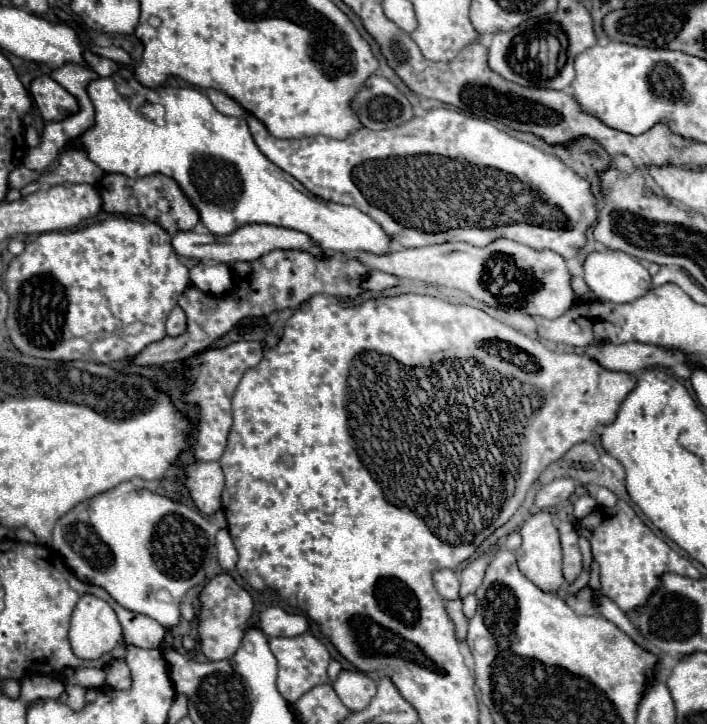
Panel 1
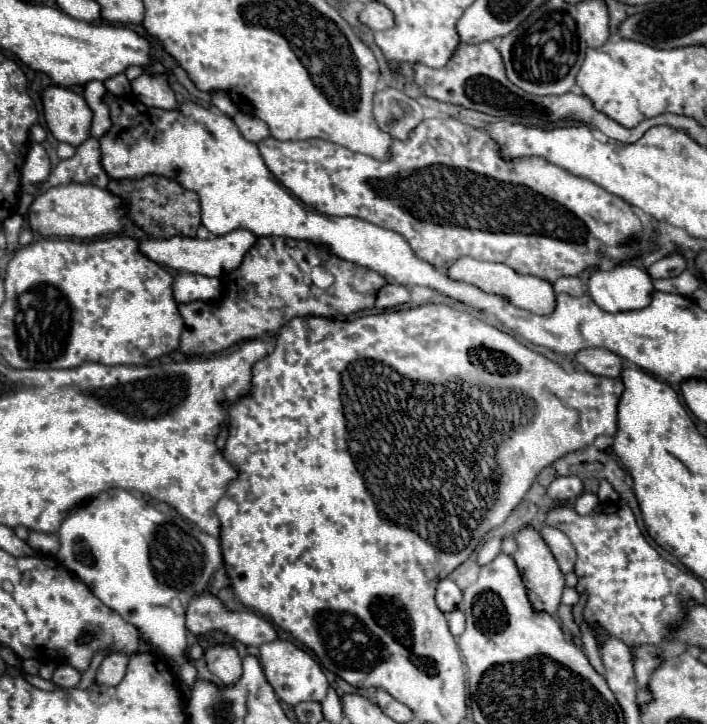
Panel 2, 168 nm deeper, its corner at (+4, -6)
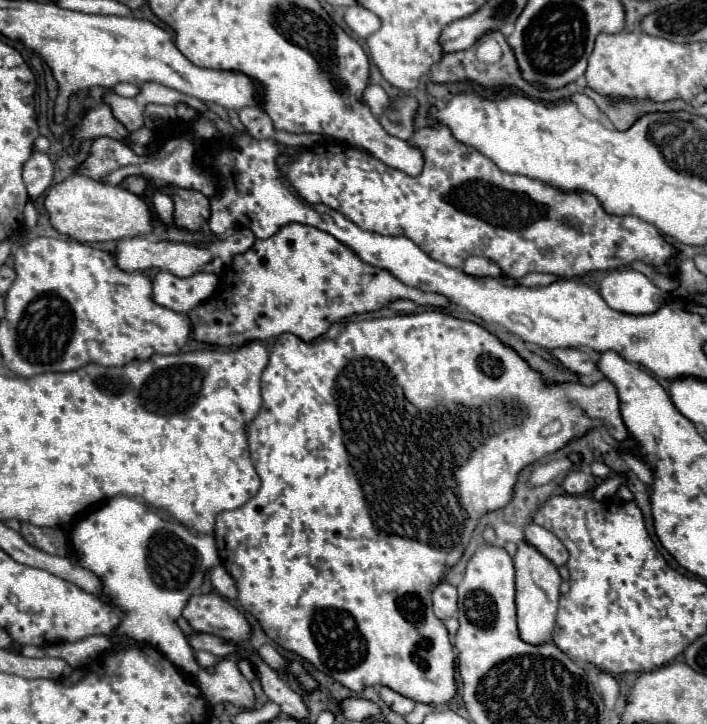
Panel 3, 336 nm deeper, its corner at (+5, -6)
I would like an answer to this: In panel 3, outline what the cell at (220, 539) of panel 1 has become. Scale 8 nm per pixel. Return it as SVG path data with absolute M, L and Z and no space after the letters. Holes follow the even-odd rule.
M215 593L193 595L183 609L183 617L195 631L215 633L235 643L245 641L251 635L251 625L243 613L237 611L237 607L233 607L225 597Z

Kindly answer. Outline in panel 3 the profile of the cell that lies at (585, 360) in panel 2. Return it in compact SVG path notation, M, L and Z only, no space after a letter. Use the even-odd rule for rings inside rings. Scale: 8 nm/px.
M553 349L551 355L557 357L565 369L569 369L577 375L589 375L589 373L597 371L595 361L589 355L581 353L579 349Z

